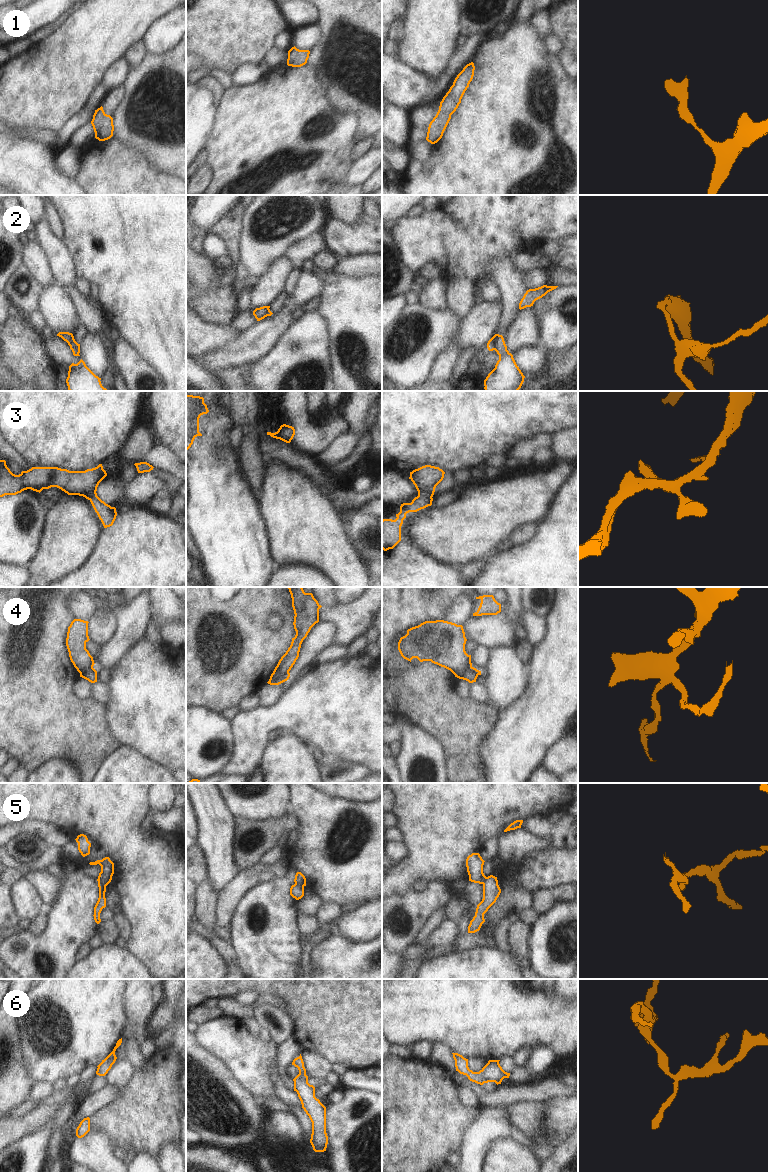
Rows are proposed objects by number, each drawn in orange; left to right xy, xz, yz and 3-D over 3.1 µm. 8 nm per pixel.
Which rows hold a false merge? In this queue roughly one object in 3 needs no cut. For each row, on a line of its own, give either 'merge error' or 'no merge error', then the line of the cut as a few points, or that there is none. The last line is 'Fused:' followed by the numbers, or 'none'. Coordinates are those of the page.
1: no merge error; no cut
2: merge error; cut in yz along (498, 334), (493, 349)
3: no merge error; no cut
4: merge error; cut in xz along (288, 671), (270, 679)
5: merge error; cut in xz along (295, 883), (303, 888)
6: no merge error; no cut
Fused: 2, 4, 5

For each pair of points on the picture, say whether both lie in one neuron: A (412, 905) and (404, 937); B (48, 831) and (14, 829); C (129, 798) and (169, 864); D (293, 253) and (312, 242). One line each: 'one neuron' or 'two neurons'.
A: one neuron
B: one neuron
C: one neuron
D: one neuron

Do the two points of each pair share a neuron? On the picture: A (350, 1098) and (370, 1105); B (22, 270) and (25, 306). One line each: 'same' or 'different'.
A: same
B: same

